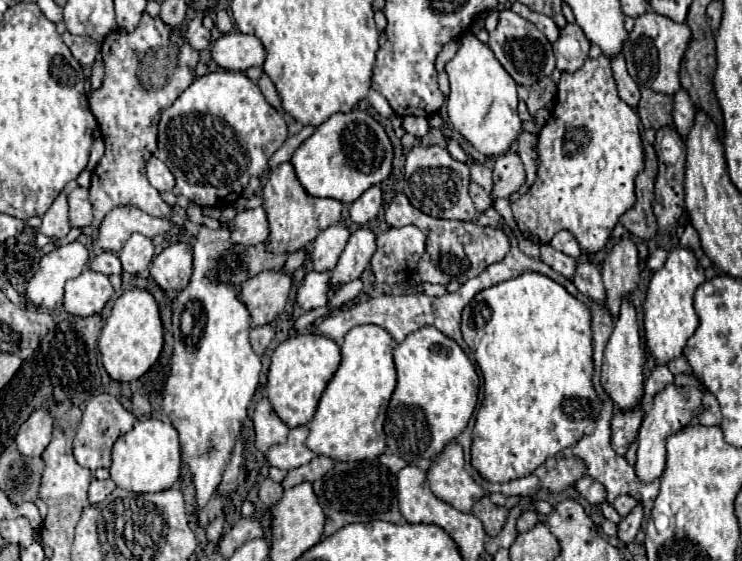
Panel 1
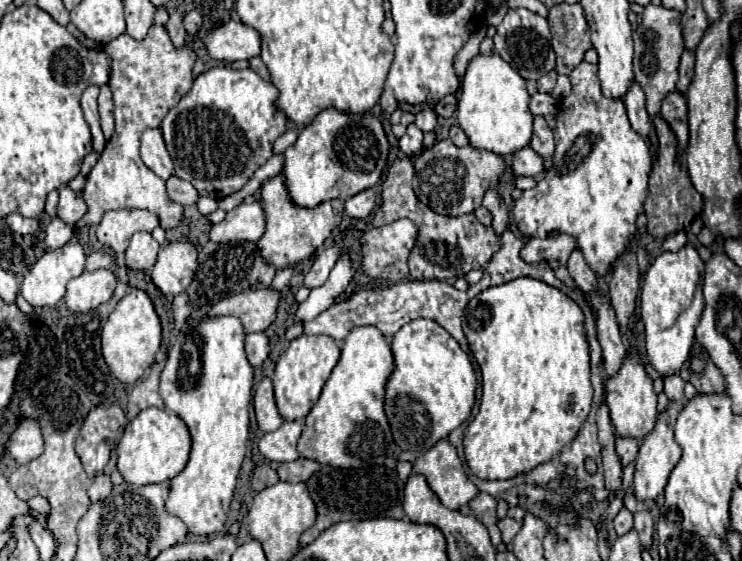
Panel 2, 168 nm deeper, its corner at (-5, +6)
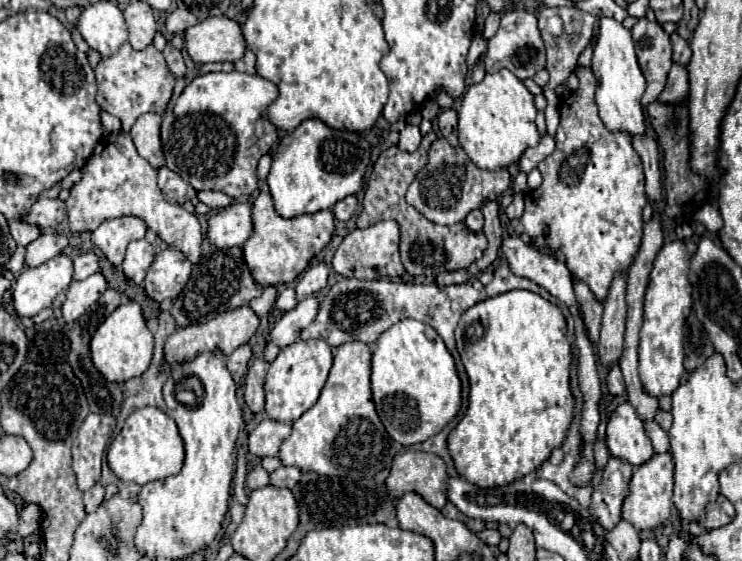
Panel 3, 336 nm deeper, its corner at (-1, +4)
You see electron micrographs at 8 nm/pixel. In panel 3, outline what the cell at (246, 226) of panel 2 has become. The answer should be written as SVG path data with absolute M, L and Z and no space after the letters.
M232 203L208 219L208 239L218 249L244 245L254 233L250 203Z

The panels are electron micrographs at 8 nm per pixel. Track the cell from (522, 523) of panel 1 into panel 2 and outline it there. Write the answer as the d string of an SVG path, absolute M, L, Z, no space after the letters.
M504 517L504 519L498 521L498 529L500 529L500 533L502 533L502 541L504 541L504 543L510 543L512 537L520 531L520 527L522 527L522 523L520 523L520 521L514 521L514 519L510 519L510 517Z

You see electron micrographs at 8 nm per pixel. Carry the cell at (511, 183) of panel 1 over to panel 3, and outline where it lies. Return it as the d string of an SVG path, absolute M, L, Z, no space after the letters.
M546 133L536 147L530 147L530 149L524 151L524 155L522 155L520 161L518 161L518 169L520 169L522 173L530 173L530 171L532 171L540 161L544 161L552 151L554 151L554 137Z

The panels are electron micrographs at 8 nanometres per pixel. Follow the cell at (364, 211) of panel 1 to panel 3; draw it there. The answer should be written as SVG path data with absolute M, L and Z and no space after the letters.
M350 195L334 205L334 217L338 221L348 221L356 213L356 207L358 207L358 199L354 195Z

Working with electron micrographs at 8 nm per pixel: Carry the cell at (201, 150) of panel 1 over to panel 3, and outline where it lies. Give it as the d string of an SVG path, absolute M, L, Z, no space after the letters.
M240 71L198 75L190 85L186 85L174 109L162 119L162 149L166 157L166 167L178 173L196 191L222 191L234 199L250 195L252 191L256 191L258 159L270 153L272 147L278 143L276 127L266 115L268 105L276 97L278 87L260 75L248 75Z

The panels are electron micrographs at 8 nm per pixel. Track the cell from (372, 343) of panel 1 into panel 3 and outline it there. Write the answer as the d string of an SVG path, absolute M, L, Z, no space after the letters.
M348 341L336 349L334 365L328 381L314 403L292 425L292 435L280 447L282 465L300 467L304 473L312 471L328 477L374 477L378 471L390 467L398 445L390 439L380 423L372 401L370 387L372 351L362 341Z

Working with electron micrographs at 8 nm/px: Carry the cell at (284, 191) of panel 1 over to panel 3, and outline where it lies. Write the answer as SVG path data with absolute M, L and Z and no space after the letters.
M260 191L260 195L256 197L252 207L252 223L254 223L254 235L244 243L242 249L252 277L264 287L292 283L308 267L310 259L318 255L324 245L330 243L334 233L332 209L284 219L276 213L272 195L268 191Z

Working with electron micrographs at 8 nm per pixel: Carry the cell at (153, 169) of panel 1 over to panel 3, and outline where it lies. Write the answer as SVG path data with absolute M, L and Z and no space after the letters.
M146 113L136 119L130 131L138 155L144 157L154 169L162 169L166 165L162 155L162 145L160 145L160 121L162 119L158 115Z

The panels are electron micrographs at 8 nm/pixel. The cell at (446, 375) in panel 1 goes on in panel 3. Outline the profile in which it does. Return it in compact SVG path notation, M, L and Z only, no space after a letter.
M402 319L380 335L372 353L372 395L388 435L404 447L434 437L458 415L462 383L456 363L428 323Z

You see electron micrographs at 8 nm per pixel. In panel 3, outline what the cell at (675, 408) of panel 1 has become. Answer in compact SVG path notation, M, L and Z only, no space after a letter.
M654 453L646 463L634 467L632 481L630 481L630 493L624 499L622 505L622 517L628 519L636 529L654 529L658 525L664 525L670 517L672 509L672 473L674 473L674 459L672 453Z

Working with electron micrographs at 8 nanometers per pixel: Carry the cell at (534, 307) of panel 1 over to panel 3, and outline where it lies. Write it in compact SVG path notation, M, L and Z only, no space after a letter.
M524 289L484 299L462 313L456 327L456 345L470 379L470 399L462 421L448 437L448 449L460 477L478 487L506 485L536 471L562 445L576 409L570 389L572 349L566 331L562 309Z

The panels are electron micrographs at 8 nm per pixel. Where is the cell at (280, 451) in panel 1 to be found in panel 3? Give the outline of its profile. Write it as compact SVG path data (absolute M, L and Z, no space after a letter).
M262 419L250 433L250 453L258 457L276 457L280 453L282 441L290 435L292 425L274 419Z

